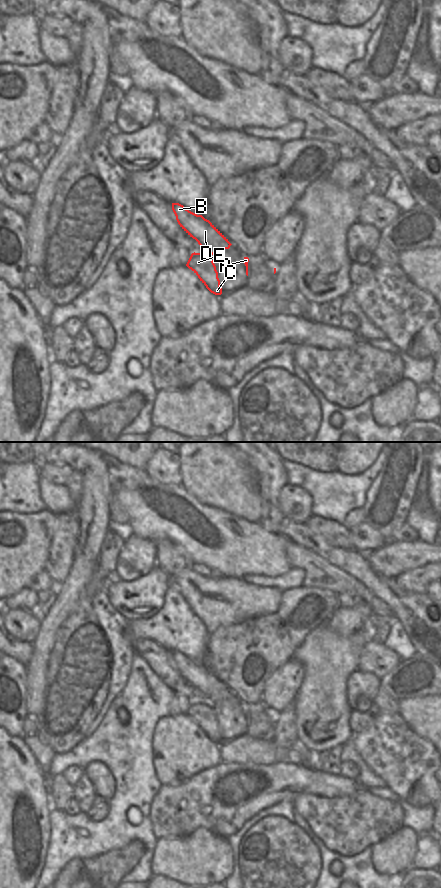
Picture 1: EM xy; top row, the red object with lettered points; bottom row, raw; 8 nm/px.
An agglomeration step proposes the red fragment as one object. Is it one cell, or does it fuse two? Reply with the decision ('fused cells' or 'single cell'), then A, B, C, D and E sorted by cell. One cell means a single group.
fused cells; A B D / C E

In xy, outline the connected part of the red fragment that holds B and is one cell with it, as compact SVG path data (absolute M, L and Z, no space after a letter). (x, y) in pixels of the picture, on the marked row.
M172 203L172 210L180 227L193 239L202 249L213 255L223 249L229 249L232 245L228 239L202 215L189 211L179 203Z

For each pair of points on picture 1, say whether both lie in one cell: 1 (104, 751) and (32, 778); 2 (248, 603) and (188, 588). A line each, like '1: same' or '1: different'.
1: different
2: same

